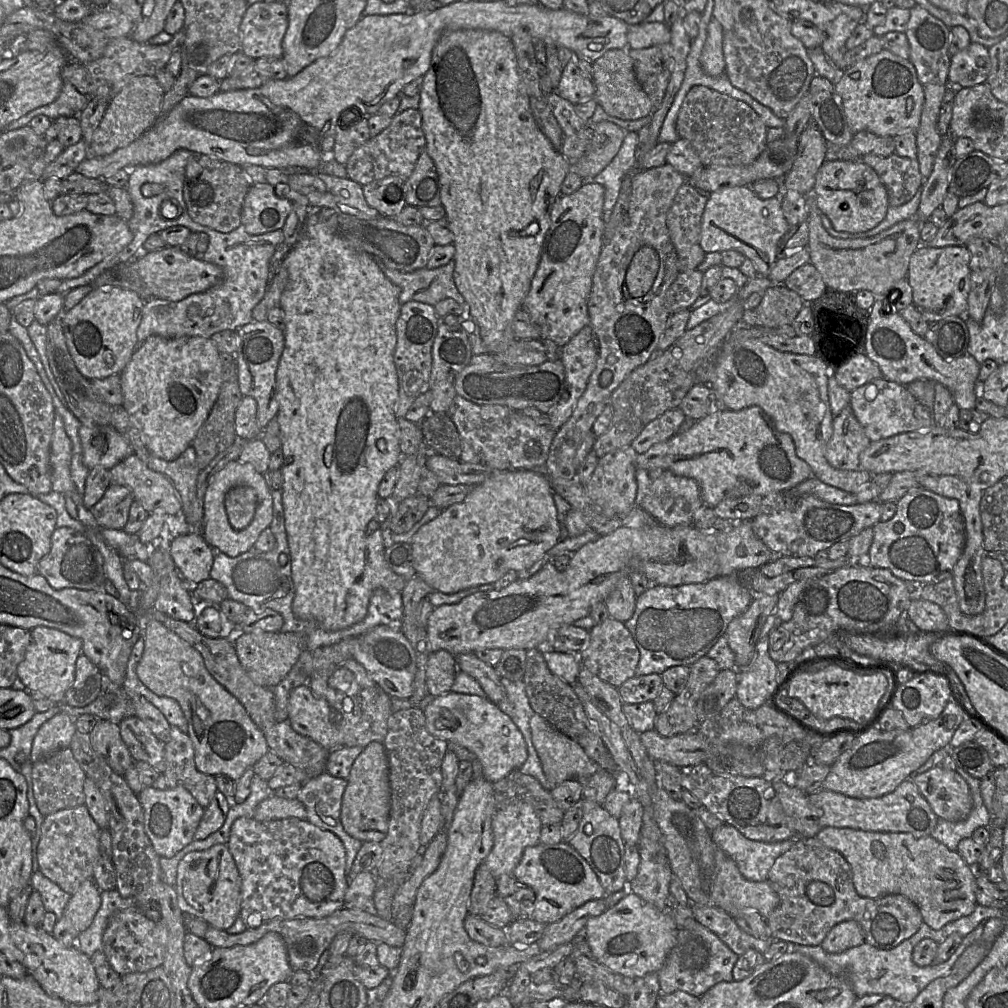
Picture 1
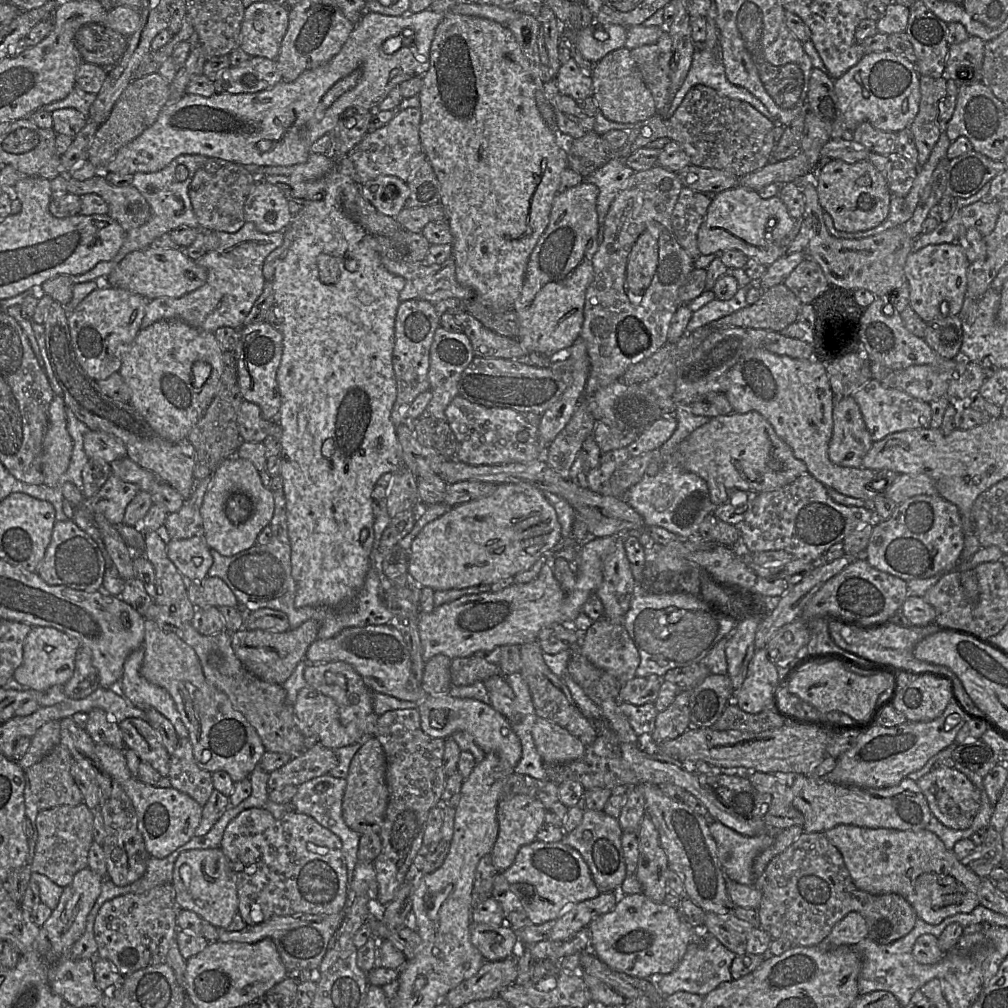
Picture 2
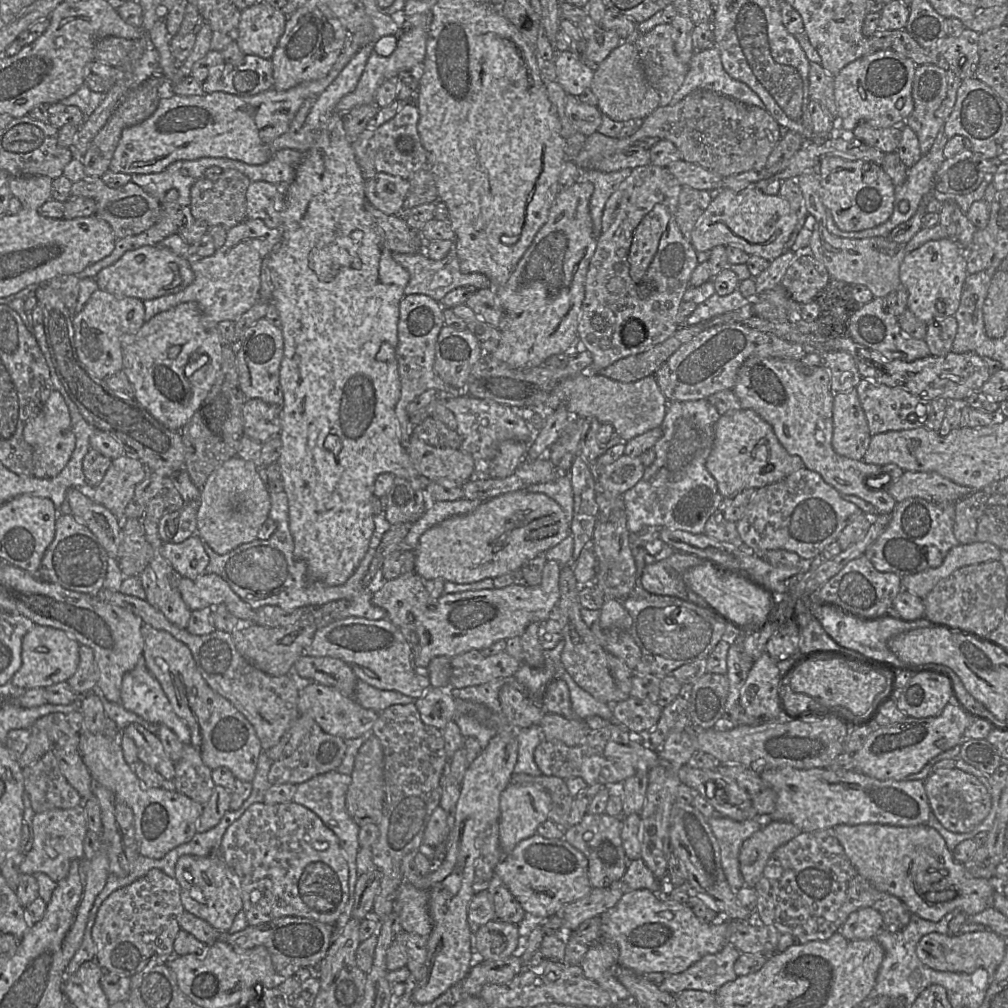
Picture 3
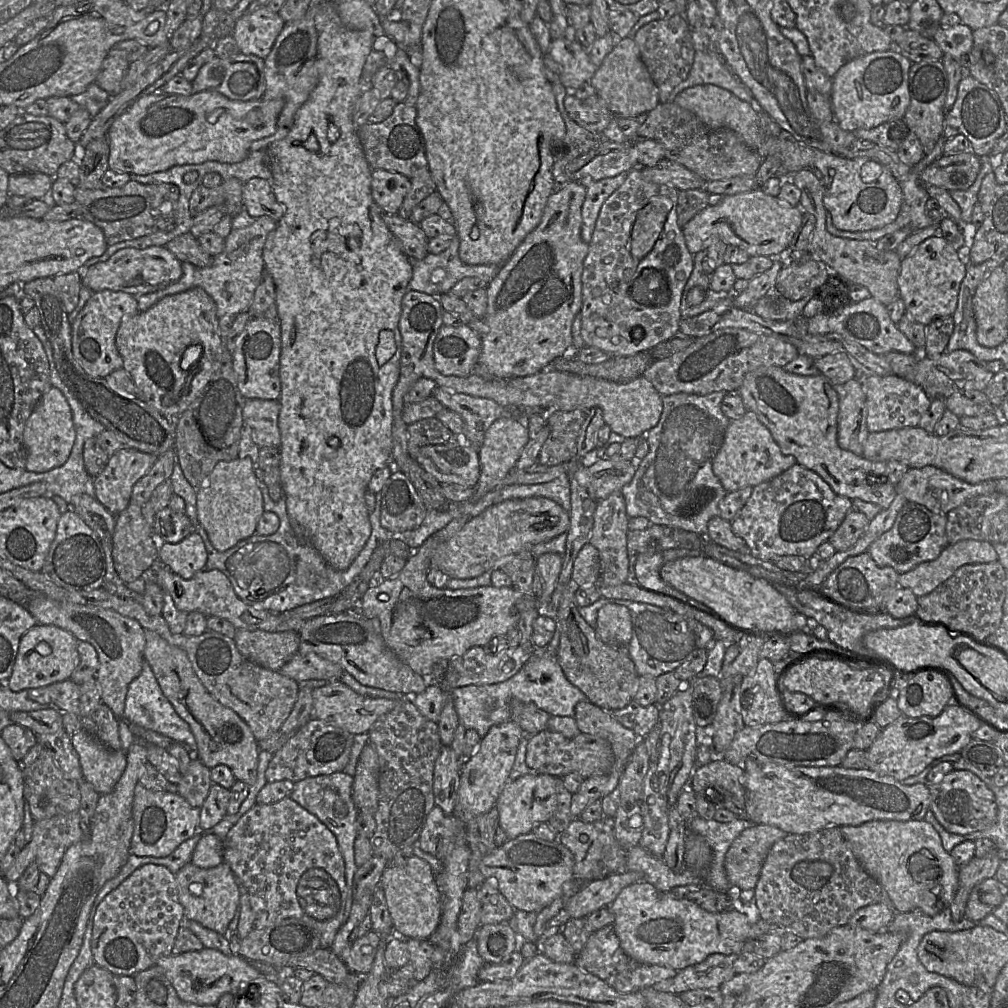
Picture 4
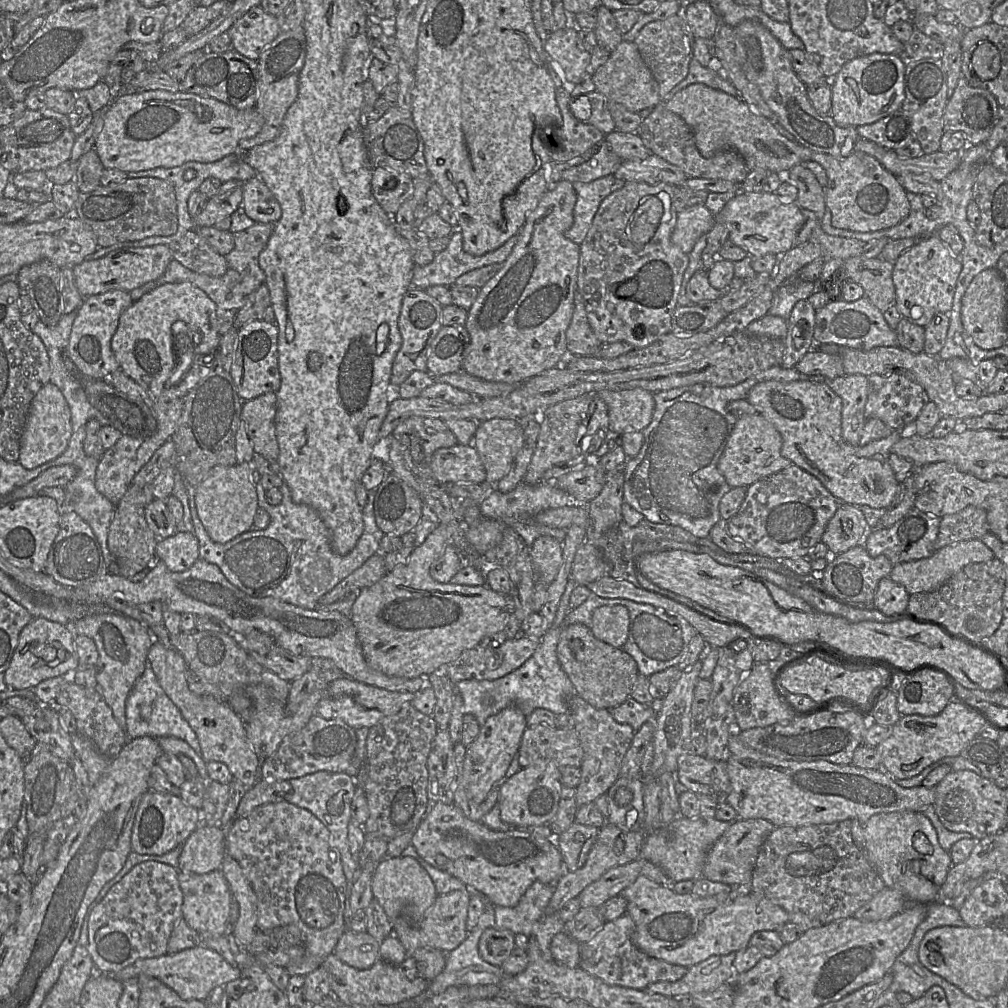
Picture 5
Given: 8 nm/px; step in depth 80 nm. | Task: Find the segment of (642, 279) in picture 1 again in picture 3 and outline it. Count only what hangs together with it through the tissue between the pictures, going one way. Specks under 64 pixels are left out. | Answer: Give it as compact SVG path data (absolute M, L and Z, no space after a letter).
M657 204L635 229L628 254L629 273L633 281L641 281L649 268L667 227L668 215L666 207Z

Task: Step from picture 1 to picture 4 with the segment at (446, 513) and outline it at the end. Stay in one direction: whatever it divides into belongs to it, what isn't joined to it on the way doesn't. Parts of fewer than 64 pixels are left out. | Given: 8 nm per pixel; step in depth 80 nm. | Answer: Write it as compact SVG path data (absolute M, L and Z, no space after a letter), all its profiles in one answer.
M545 497L510 499L492 505L478 516L470 518L449 540L440 544L430 558L430 567L450 578L476 578L494 569L500 569L514 555L539 543L567 533L569 512Z

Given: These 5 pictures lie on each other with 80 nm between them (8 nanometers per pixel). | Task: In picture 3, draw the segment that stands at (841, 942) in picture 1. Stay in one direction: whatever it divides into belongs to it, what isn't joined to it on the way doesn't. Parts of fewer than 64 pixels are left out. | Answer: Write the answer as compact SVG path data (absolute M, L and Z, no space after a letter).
M863 907L849 914L838 932L850 940L874 938L883 925L882 915L871 907Z

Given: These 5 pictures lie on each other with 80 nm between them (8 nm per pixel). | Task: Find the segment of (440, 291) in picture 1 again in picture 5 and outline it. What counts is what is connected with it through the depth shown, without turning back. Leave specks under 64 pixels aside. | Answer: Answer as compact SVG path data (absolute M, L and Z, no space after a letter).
M459 230L450 236L445 250L435 254L433 261L426 265L416 265L413 271L411 288L425 290L430 286L442 285L450 287L461 275L491 264L503 264L512 252L518 234L508 239L498 249L482 256L473 256L463 249L463 237Z

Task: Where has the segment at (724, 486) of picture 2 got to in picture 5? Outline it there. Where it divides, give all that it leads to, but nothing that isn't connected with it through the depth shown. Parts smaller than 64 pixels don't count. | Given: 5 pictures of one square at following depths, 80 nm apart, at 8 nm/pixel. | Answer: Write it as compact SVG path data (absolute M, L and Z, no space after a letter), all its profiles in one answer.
M762 415L739 416L718 461L718 469L732 488L748 487L793 465L789 459L781 455L782 444L783 440L778 430Z

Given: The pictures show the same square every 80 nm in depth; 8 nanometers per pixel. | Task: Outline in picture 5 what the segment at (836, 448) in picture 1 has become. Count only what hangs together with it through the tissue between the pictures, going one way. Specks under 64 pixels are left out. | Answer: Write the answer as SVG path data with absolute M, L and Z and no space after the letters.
M857 373L843 375L828 380L827 383L842 399L841 427L844 440L852 445L859 445L866 422L867 376Z

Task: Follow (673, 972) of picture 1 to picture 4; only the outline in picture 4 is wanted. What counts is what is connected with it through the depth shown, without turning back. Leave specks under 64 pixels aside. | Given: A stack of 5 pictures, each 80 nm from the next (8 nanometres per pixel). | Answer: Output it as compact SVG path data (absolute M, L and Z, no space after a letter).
M714 953L704 961L678 970L674 977L664 979L652 985L661 992L681 994L694 989L717 989L735 976L733 963L738 954L724 955Z

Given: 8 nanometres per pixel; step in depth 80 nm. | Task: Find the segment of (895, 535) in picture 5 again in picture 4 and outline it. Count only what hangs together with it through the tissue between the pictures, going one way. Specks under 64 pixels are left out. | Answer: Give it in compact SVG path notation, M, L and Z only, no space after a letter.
M908 501L898 513L893 526L876 539L868 553L879 566L890 566L899 574L918 564L936 559L949 544L946 536L947 514L936 514L926 507Z

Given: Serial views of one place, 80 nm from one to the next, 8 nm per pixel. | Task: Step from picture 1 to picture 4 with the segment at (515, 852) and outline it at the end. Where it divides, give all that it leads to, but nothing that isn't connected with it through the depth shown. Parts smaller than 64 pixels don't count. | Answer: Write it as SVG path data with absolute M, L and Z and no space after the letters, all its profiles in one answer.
M533 772L510 780L497 801L499 826L508 840L531 833L534 827L549 821L556 805L556 778L554 776Z

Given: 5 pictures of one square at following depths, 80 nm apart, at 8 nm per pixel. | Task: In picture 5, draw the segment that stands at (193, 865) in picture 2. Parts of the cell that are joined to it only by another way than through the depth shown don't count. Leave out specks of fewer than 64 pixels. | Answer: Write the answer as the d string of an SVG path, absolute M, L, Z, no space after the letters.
M220 869L207 874L178 872L179 886L183 893L182 917L186 923L202 936L224 935L230 917L232 892Z

